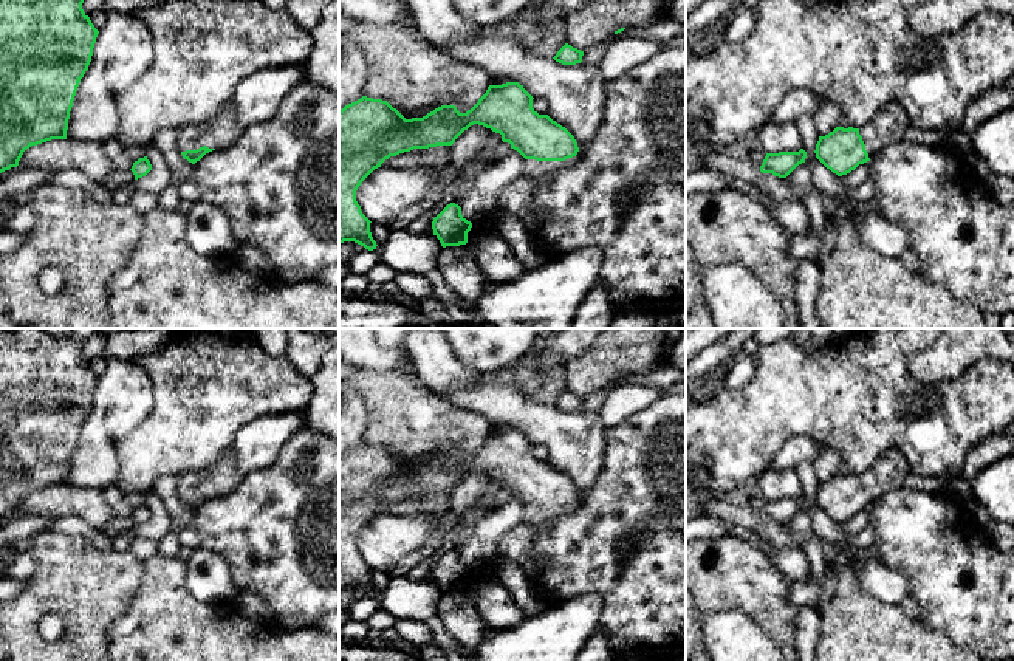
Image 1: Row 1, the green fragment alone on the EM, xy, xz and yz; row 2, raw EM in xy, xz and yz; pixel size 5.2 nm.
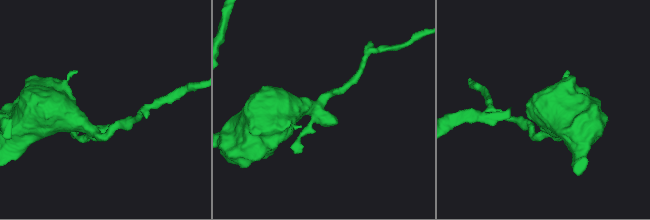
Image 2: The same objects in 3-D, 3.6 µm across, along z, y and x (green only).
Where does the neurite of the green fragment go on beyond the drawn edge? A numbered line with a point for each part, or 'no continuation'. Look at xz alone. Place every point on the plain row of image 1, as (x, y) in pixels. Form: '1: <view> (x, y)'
1: xz (534, 517)

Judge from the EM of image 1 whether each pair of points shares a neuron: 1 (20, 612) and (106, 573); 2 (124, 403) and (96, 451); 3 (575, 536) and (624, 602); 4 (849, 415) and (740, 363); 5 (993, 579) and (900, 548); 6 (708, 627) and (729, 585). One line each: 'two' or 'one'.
1: one
2: one
3: one
4: two
5: one
6: two

